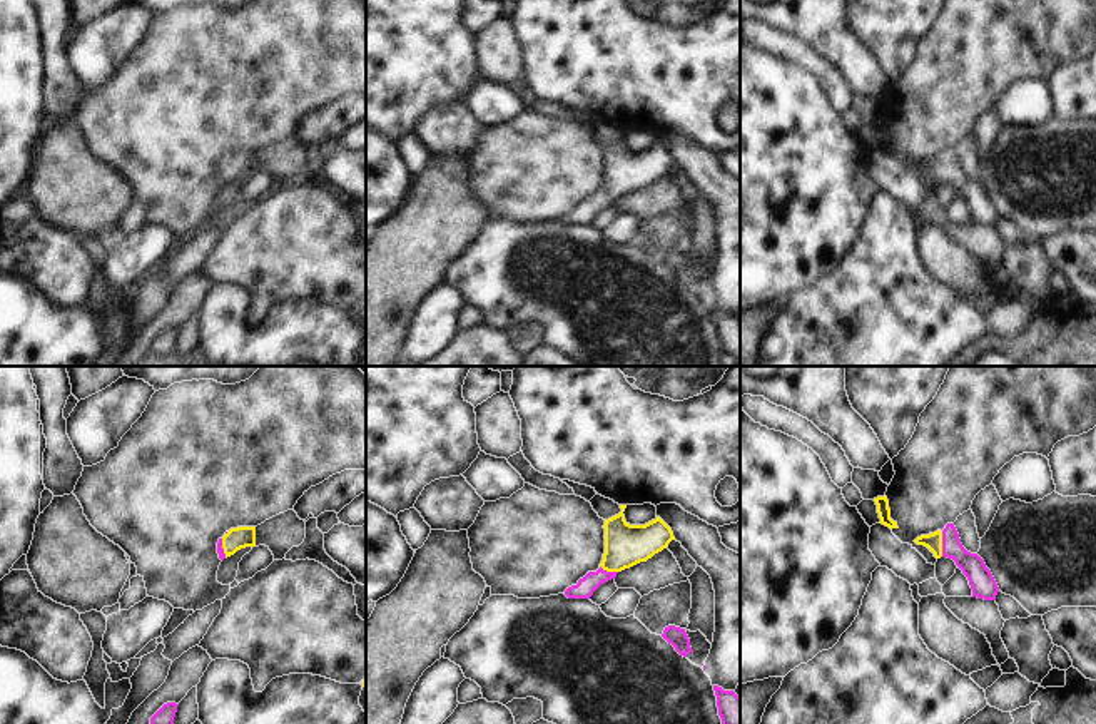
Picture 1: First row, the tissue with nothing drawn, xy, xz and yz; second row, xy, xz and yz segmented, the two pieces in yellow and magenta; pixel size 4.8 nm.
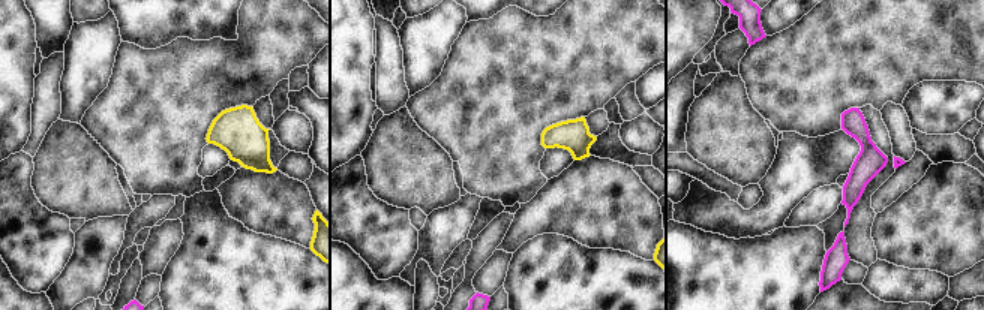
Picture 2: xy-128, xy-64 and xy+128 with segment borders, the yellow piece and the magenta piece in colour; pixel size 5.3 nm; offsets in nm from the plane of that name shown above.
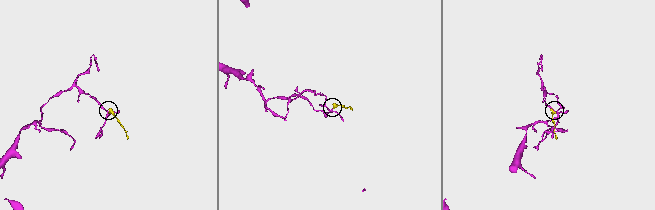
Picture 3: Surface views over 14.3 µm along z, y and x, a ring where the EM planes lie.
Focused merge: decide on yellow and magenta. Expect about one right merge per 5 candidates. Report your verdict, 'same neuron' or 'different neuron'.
same neuron

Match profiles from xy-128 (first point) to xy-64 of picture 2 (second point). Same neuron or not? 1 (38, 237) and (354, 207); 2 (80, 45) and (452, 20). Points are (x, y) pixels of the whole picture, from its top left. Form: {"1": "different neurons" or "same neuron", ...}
{"1": "same neuron", "2": "same neuron"}

